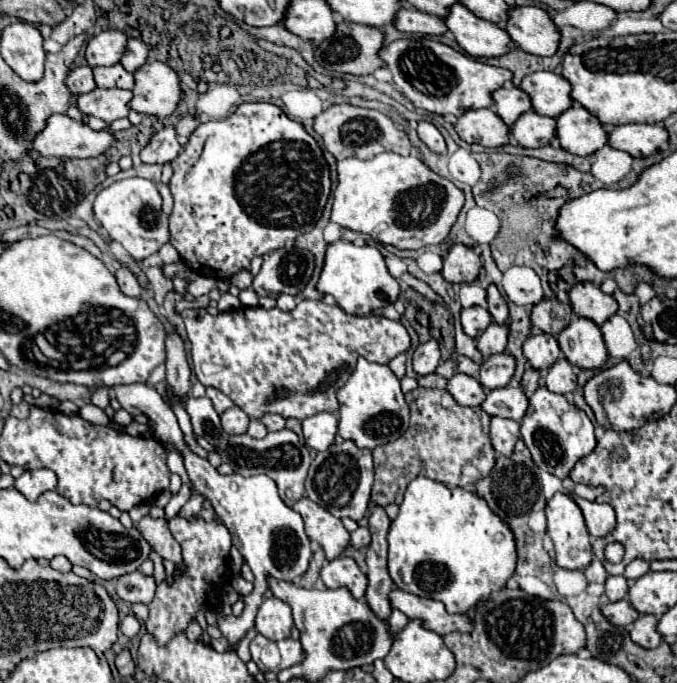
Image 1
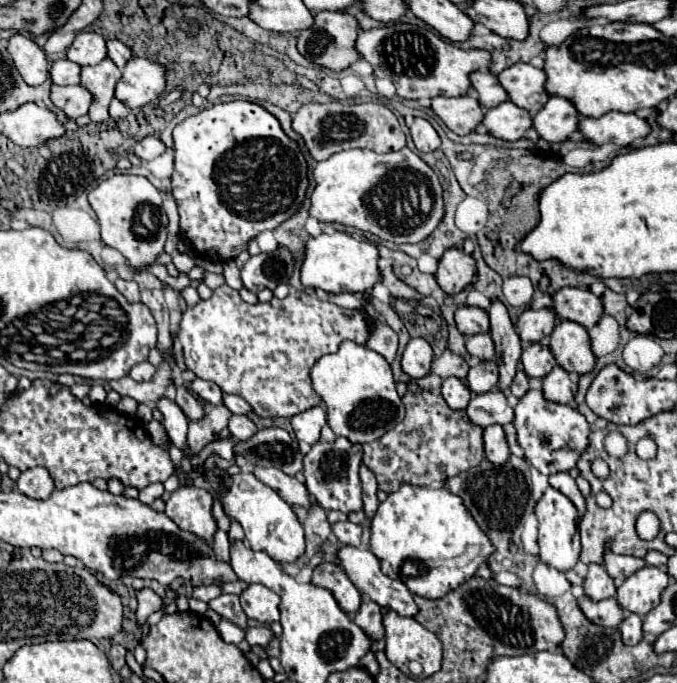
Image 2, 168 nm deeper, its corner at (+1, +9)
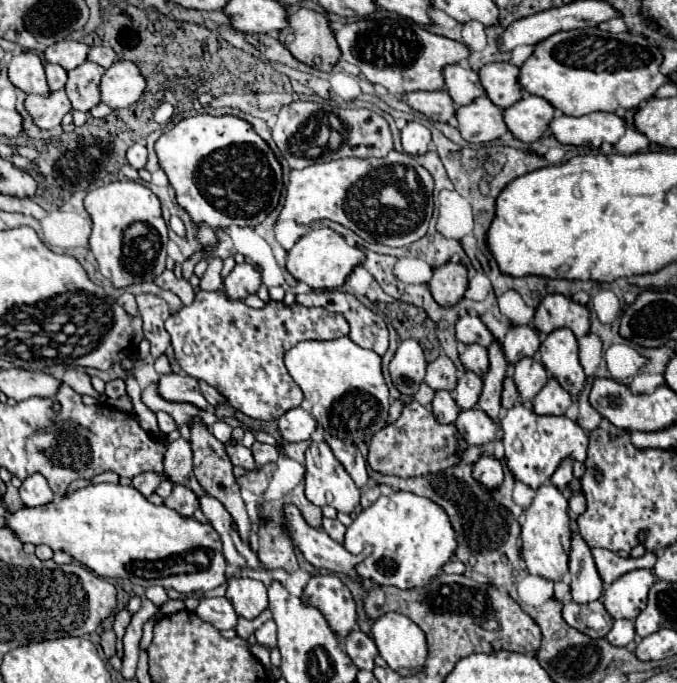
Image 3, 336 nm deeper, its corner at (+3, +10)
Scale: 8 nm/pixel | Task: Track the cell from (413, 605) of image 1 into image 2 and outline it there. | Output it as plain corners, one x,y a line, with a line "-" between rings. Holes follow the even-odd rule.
341,546
337,550
337,558
339,558
339,564
341,568
345,570
345,574
349,576
349,580
357,586
357,590
365,596
369,596
375,604
379,604
381,608
389,608
393,612
397,612
399,616
415,616
415,602
413,602
413,596
411,592
407,590
407,586
403,586
403,582
399,580
393,580
393,578
387,578
383,572
381,572
381,564
379,564
379,558
375,558
375,554
371,554
369,550
365,548
357,548
357,546

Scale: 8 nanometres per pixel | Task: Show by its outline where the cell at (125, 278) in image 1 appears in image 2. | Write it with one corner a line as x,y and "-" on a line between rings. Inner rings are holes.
117,278
117,280
115,280
115,288
117,288
129,302
139,302
139,286
137,286
137,282
127,282
127,280

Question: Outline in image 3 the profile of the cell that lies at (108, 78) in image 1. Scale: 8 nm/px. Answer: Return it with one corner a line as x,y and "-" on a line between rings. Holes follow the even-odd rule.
85,61
83,65
69,71
65,91
67,91
67,97
73,105
73,109
89,113
95,105
101,103
99,81
101,81
103,73
105,73
105,69
101,69
101,65
97,65
93,61

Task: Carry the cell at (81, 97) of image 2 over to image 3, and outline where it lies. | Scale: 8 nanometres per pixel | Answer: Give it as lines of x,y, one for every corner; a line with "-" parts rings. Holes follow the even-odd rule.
49,91
49,95
41,97
41,95
29,95
25,101
27,111
33,115
35,123
41,129
53,129
61,123
65,113
71,113
73,107
69,105
67,93
61,91

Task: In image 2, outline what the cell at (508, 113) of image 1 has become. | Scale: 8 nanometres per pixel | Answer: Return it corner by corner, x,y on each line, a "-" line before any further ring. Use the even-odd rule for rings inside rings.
477,70
469,74
469,82
471,88
479,94
479,104
483,108
491,108
507,100
507,94
503,94
503,88
499,86
495,74
491,74
489,70

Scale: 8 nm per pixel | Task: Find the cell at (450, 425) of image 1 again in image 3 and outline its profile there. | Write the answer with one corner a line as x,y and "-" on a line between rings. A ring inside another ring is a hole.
411,399
405,407
401,417
373,435
369,441
369,455
367,461
375,473
381,475
395,475
395,477
423,477
429,473
445,471
457,465
463,457
463,451
469,445
461,441
457,427
453,423
441,425
435,417
431,407
421,405
419,401

